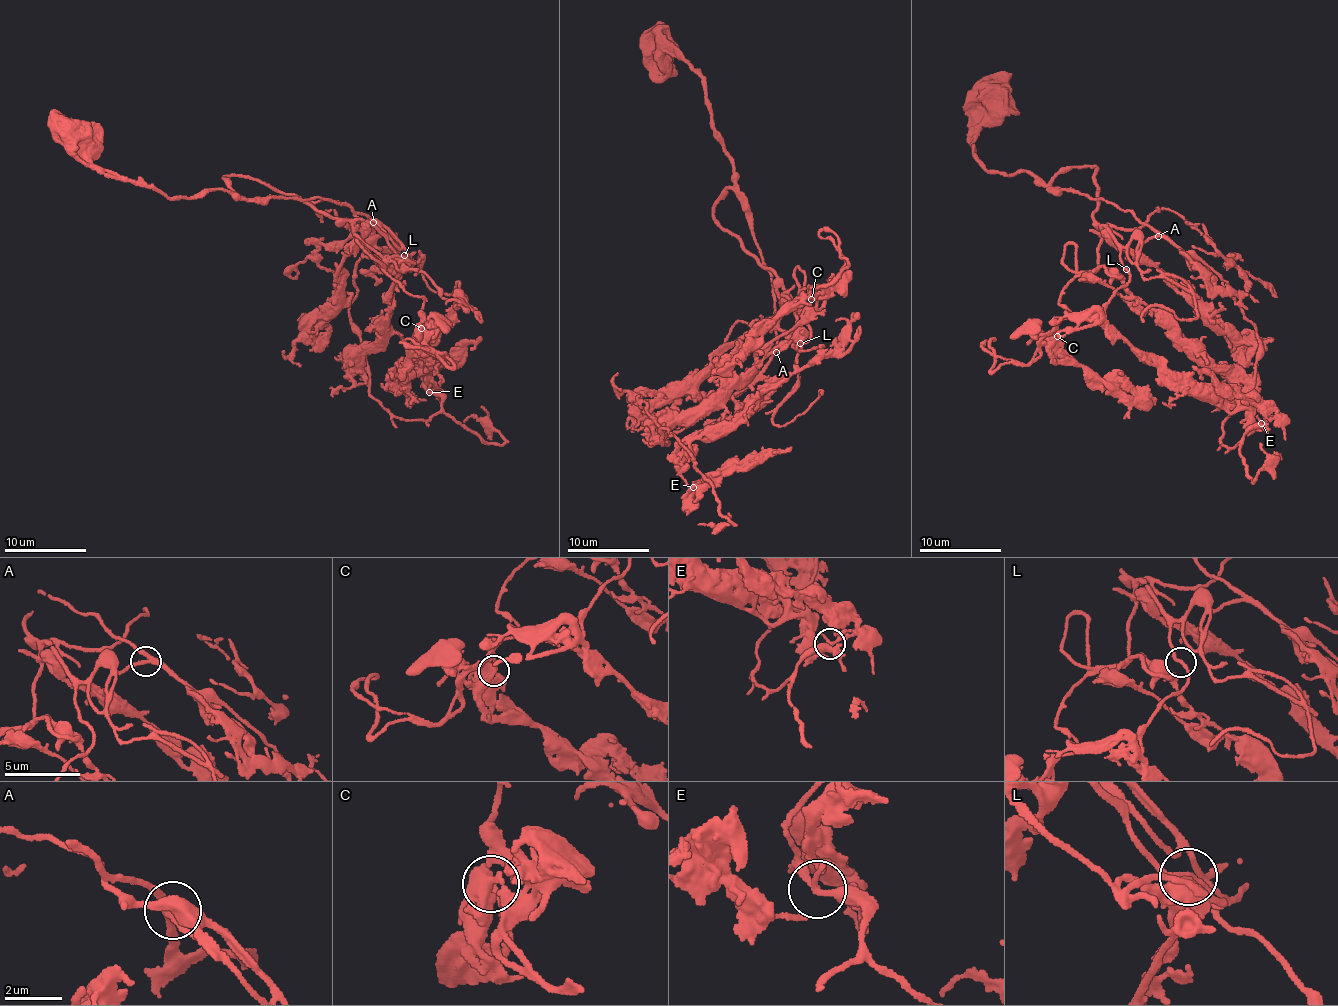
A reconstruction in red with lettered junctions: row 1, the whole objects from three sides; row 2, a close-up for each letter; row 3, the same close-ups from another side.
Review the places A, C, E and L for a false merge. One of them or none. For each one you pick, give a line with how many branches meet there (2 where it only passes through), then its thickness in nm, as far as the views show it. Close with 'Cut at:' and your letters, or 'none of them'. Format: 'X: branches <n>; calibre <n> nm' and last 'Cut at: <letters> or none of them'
Cut at: none of them

